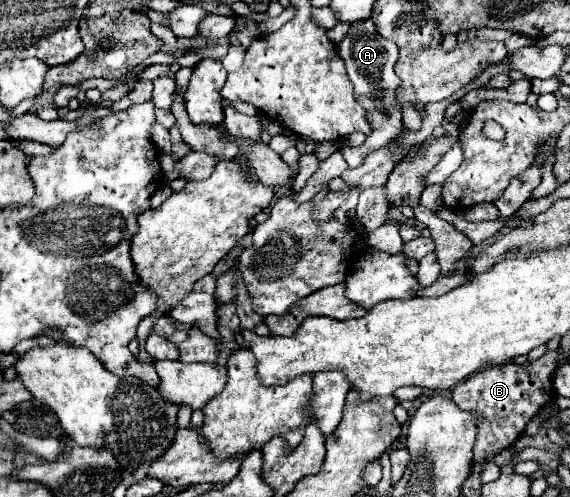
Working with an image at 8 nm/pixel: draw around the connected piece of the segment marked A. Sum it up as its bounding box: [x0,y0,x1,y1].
[338,17,402,169]

